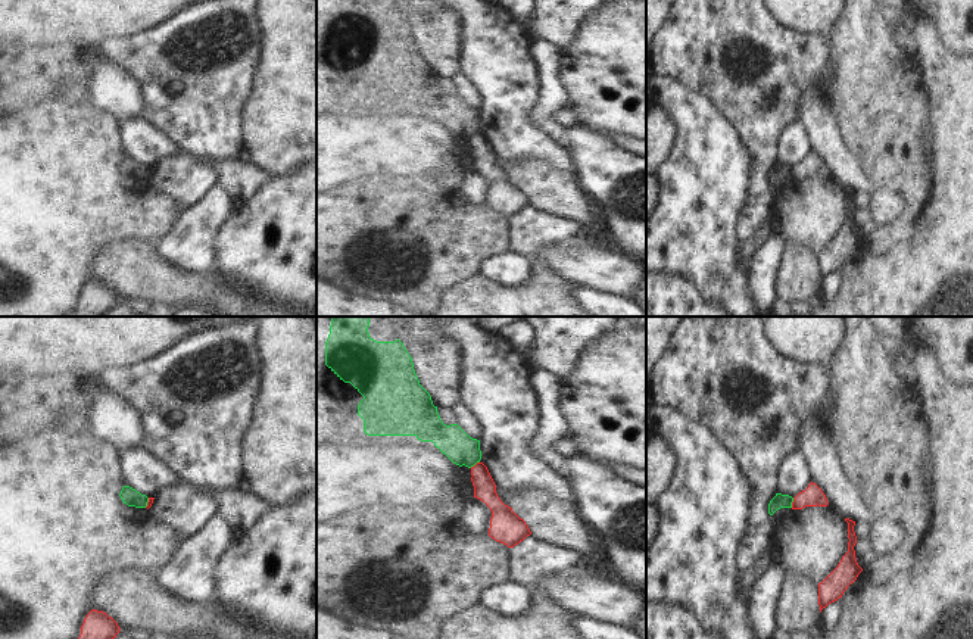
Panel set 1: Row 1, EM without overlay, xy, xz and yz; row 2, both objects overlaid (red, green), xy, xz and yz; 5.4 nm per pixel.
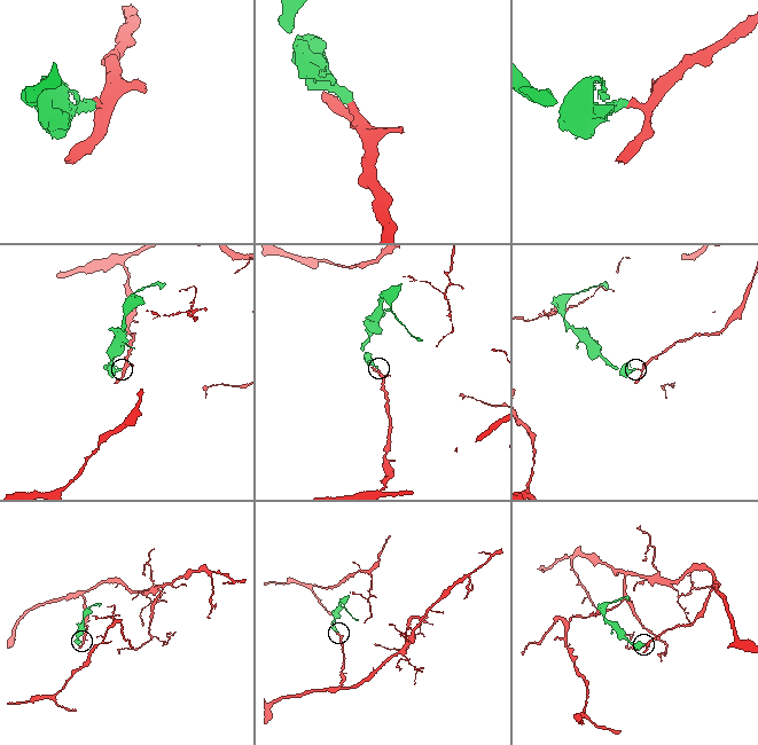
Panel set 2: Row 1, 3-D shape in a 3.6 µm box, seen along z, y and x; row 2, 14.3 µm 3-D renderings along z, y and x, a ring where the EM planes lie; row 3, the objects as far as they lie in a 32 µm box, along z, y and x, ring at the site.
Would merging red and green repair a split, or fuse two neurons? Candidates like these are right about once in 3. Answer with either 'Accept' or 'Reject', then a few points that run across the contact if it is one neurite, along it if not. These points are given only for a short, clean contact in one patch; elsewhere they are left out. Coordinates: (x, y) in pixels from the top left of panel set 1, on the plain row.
Reject. Line: yz (794, 168), (791, 177)

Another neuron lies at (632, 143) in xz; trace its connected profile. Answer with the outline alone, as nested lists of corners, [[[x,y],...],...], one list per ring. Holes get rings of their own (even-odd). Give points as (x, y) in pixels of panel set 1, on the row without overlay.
[[[595,127],[592,128],[606,137],[614,138],[620,146],[626,147],[627,150],[646,158],[646,138],[639,138],[634,135],[614,133],[602,128],[595,128]]]

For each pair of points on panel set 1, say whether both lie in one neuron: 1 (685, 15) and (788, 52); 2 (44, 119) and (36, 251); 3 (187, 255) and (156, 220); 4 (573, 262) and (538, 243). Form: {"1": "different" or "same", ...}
{"1": "same", "2": "same", "3": "different", "4": "different"}

